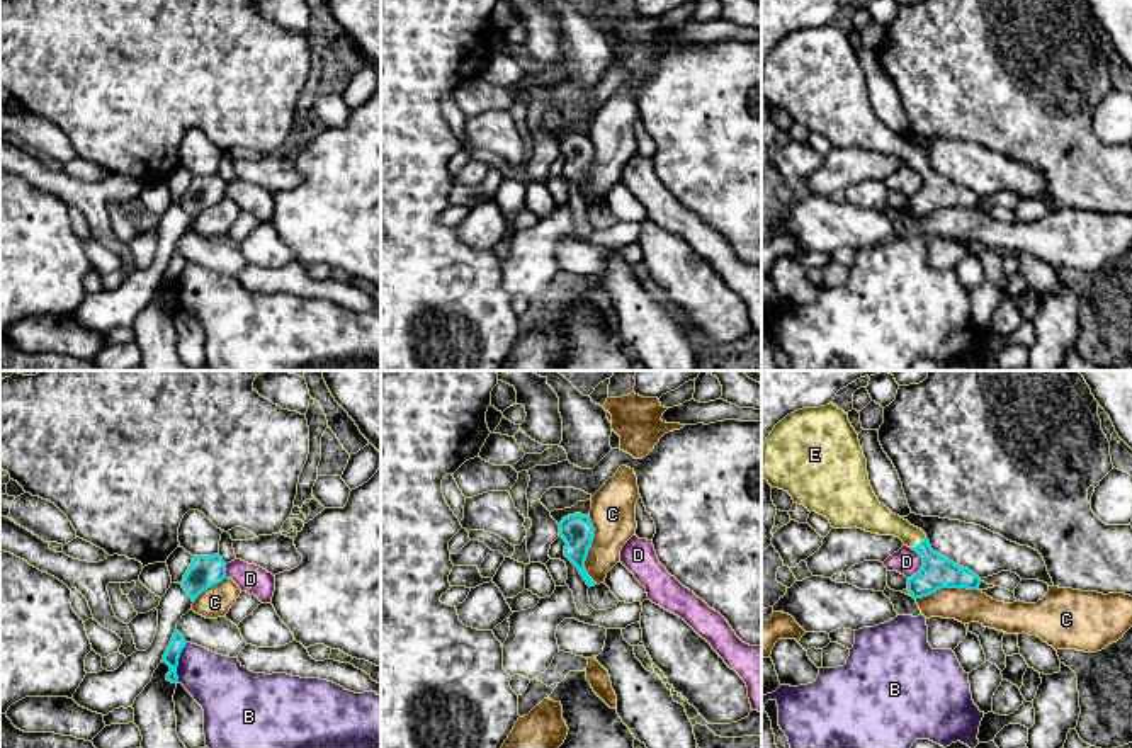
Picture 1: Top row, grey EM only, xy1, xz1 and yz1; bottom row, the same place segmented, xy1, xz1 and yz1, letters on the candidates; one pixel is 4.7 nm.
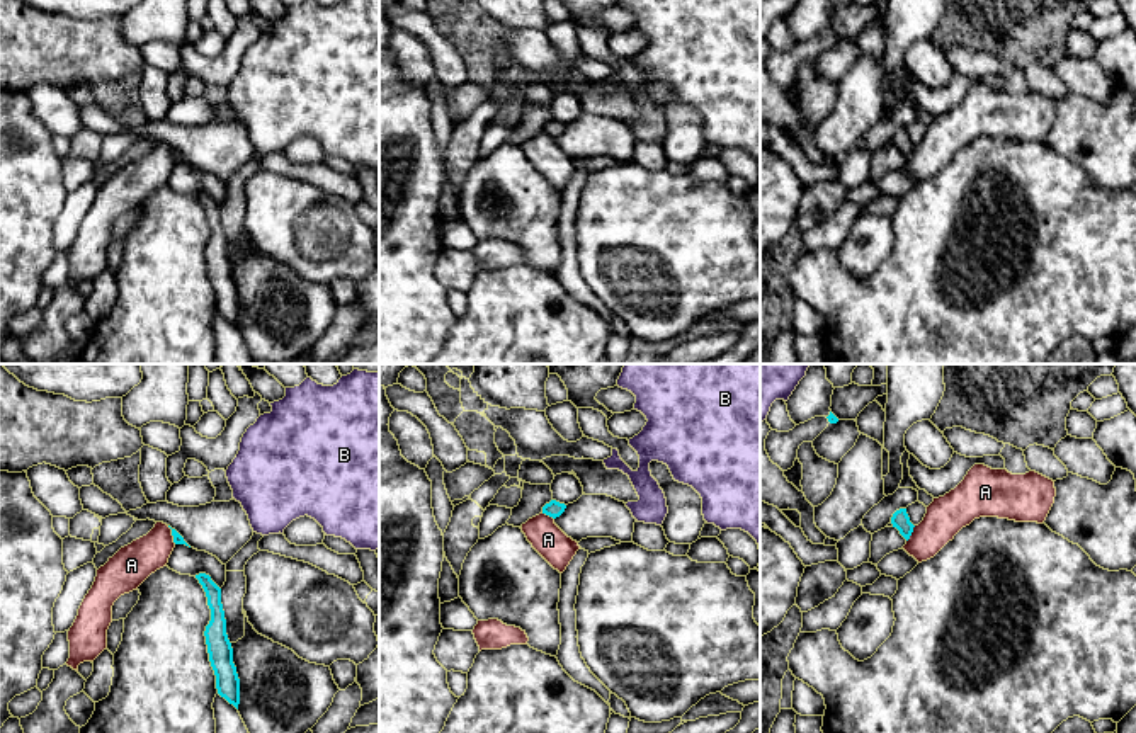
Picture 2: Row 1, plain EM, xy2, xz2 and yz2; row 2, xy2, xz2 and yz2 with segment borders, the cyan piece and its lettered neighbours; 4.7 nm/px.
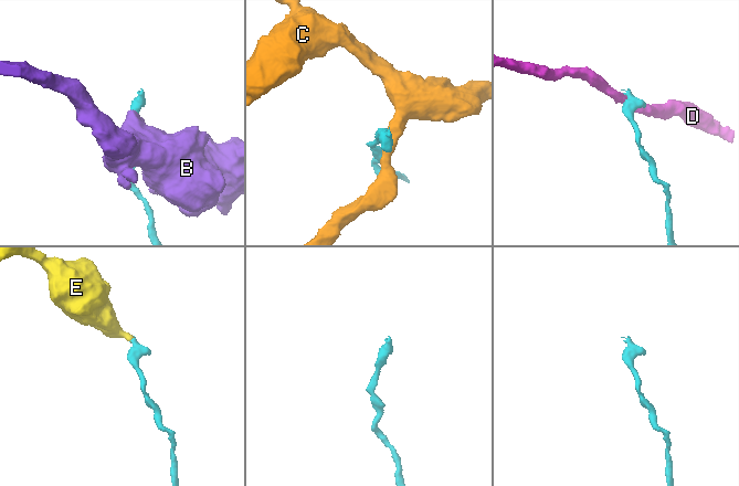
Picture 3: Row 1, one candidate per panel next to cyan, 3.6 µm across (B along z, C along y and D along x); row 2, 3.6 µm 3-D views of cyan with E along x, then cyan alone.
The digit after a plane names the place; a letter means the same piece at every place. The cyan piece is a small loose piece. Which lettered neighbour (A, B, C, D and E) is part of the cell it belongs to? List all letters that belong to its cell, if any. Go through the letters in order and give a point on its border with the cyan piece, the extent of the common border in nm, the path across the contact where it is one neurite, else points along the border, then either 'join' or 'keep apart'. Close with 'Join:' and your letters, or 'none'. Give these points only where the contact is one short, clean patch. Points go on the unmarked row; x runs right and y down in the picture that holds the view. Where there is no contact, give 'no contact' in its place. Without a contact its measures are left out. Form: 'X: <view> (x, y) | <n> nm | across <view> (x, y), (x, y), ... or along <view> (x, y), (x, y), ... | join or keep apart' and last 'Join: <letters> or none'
A: yz2 (910, 153) | 90 nm | along yz2 (915, 145), (907, 160) | keep apart
B: xy1 (177, 283) | 200 nm | along xy1 (187, 262), (179, 277), (177, 301) | keep apart
C: xz1 (588, 169) | 340 nm | along xz1 (587, 135), (594, 160), (585, 191), (597, 203) | keep apart
D: yz1 (923, 184) | 150 nm | along yz1 (911, 167), (922, 177), (922, 186), (908, 198) | keep apart
E: yz1 (920, 162) | 90 nm | across yz1 (937, 191), (920, 162), (903, 148), (874, 136) | join
Join: E

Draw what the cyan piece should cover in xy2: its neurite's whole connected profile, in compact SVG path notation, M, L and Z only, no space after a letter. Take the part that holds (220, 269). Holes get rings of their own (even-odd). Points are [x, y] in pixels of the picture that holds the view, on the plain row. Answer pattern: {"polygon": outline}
{"polygon": "M196 194L202 204L207 224L211 228L211 240L206 245L204 255L209 272L209 281L216 294L216 308L221 316L238 328L240 323L240 298L233 282L233 267L226 253L226 238L221 223L221 207L209 194Z"}

